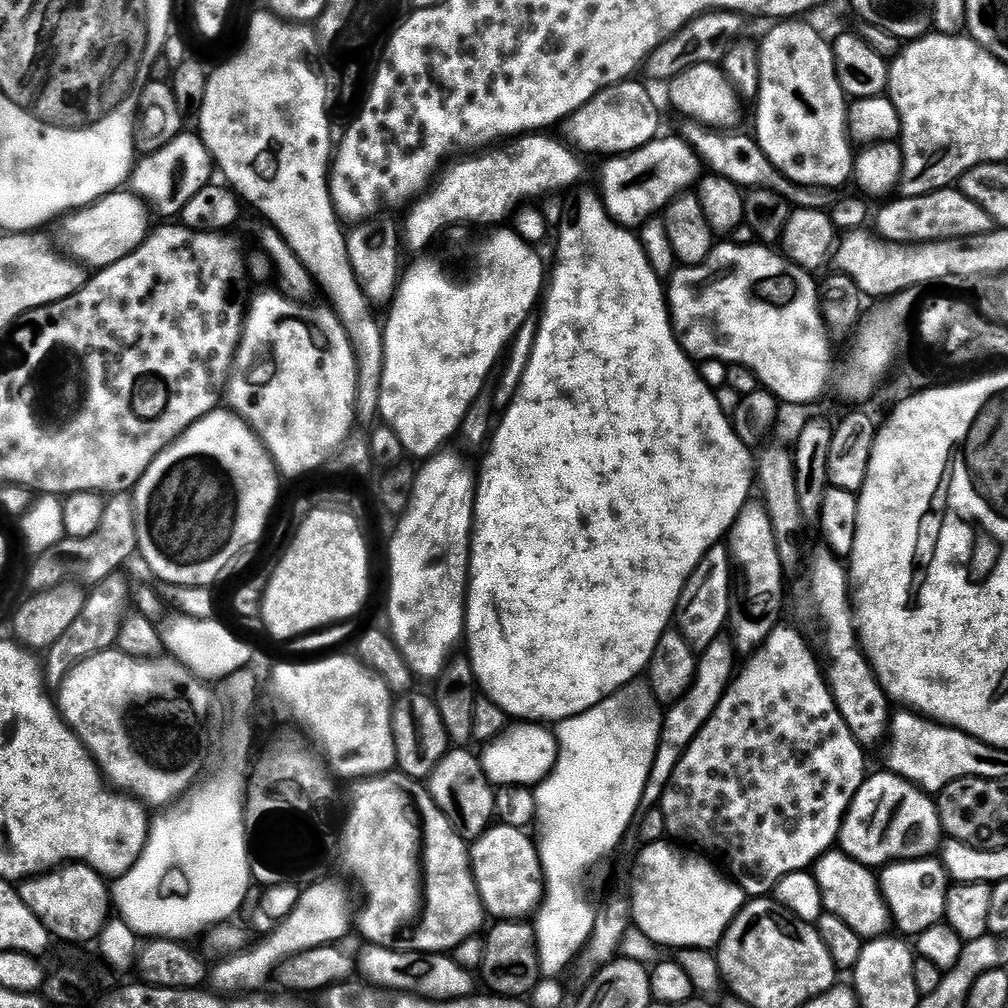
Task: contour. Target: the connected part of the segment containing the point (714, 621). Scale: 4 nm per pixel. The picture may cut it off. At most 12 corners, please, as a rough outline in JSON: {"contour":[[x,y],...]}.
{"contour":[[721,542],[698,562],[680,599],[692,648],[721,639],[734,561]]}

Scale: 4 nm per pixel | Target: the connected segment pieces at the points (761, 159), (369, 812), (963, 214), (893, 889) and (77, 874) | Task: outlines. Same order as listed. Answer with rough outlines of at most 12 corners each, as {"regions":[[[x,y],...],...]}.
{"regions":[[[688,120],[679,135],[709,173],[828,212],[839,191],[786,178],[755,135]],[[419,780],[355,781],[340,860],[369,945],[485,927],[469,845]],[[955,187],[900,196],[880,239],[929,244],[983,236],[990,214]],[[936,858],[879,869],[892,924],[915,938],[944,920],[950,877]],[[69,862],[21,883],[22,902],[68,944],[99,941],[110,888]]]}

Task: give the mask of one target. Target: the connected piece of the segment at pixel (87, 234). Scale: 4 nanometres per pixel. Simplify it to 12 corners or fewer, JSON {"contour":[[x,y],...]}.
{"contour":[[126,190],[65,215],[60,240],[88,270],[148,237],[150,210]]}

